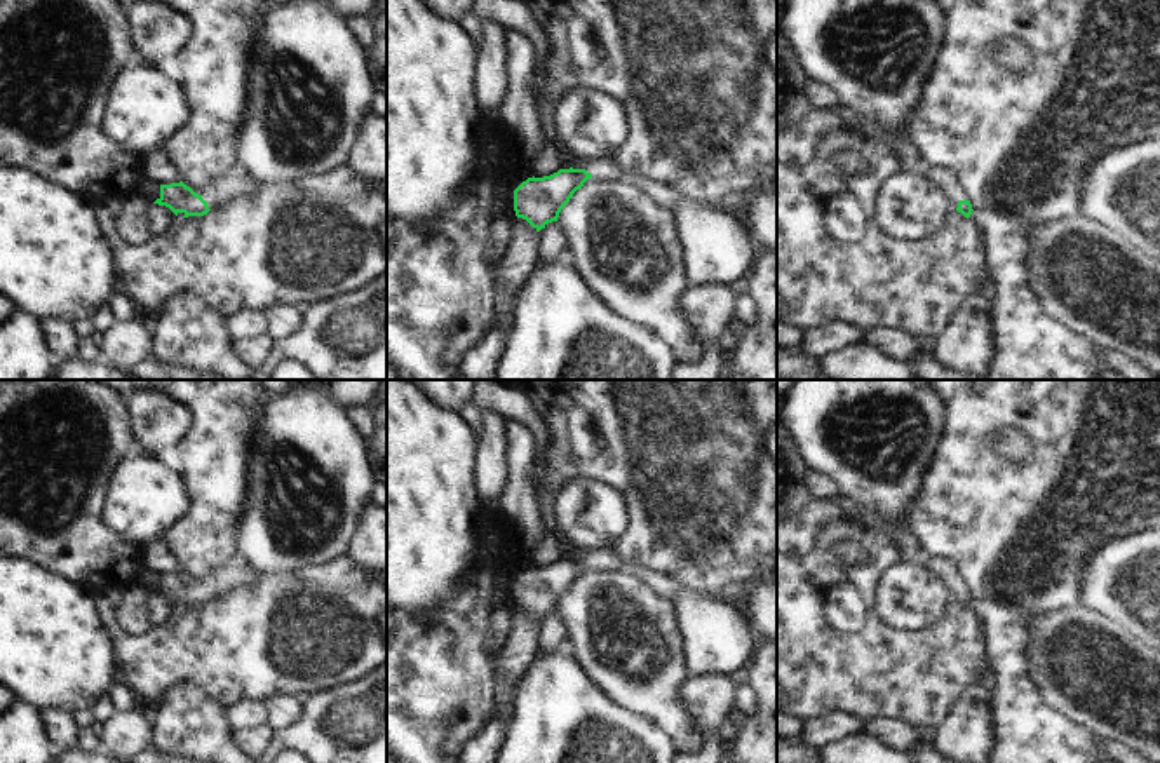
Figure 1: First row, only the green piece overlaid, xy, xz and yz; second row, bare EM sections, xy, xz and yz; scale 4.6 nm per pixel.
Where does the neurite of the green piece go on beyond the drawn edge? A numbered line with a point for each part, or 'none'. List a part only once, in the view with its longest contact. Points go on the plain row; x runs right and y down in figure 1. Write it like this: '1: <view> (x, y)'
1: xy (222, 580)

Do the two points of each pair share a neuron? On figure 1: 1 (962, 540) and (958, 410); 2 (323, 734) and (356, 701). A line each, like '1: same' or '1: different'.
1: same
2: same

